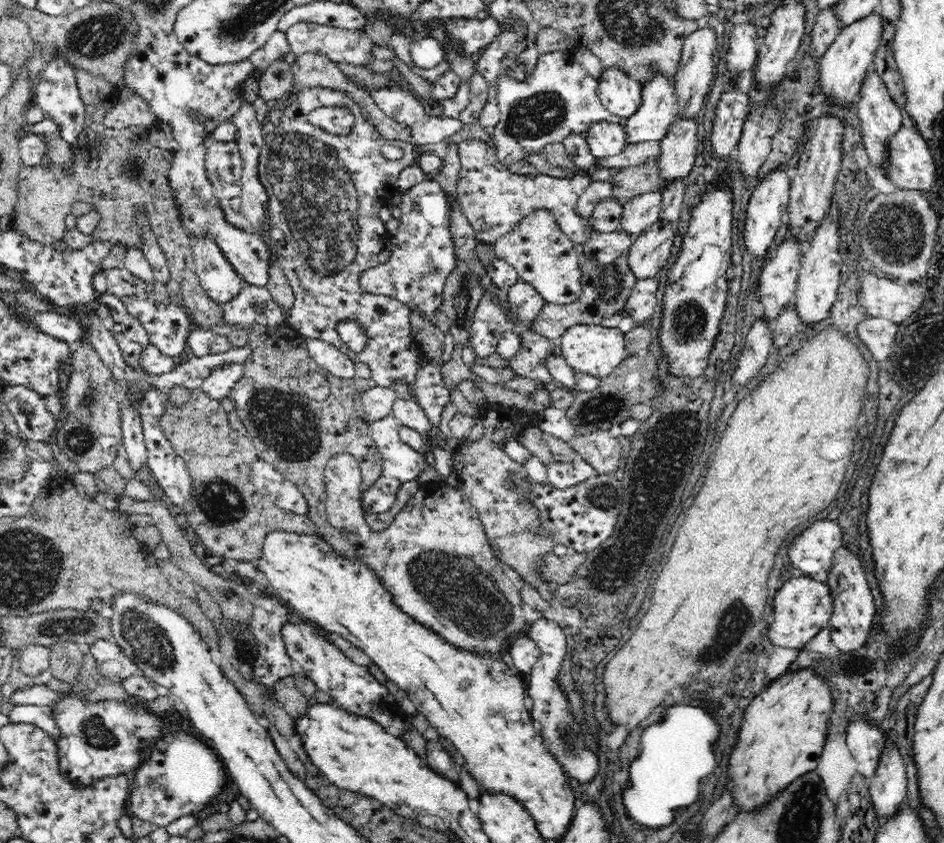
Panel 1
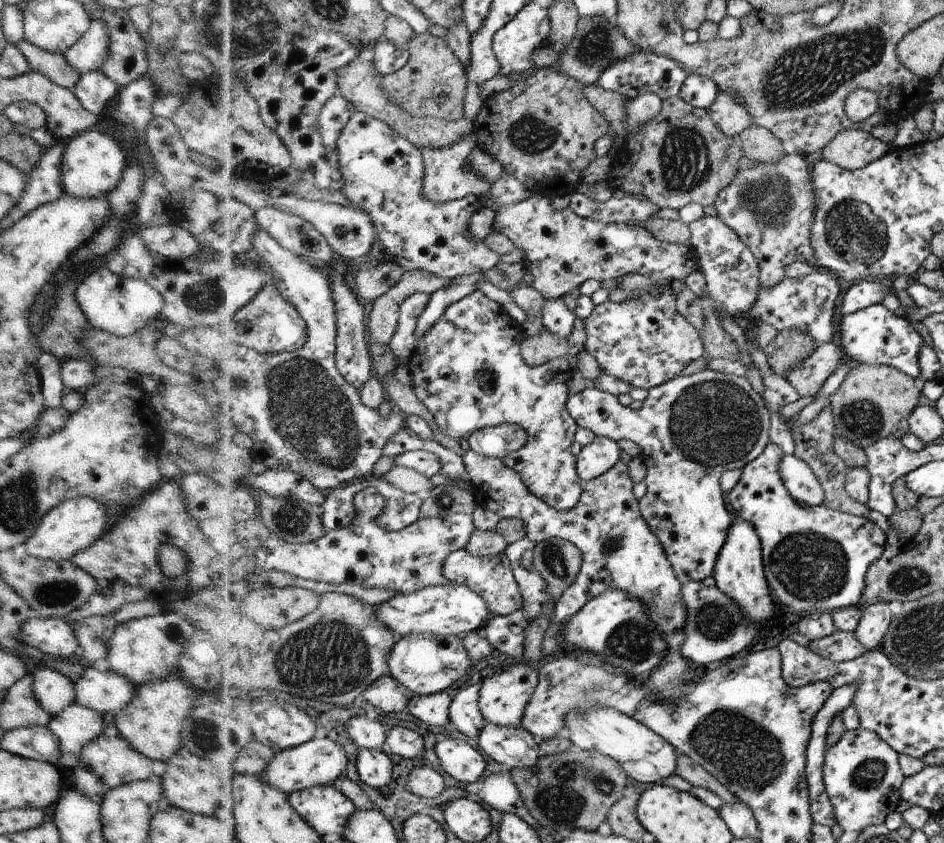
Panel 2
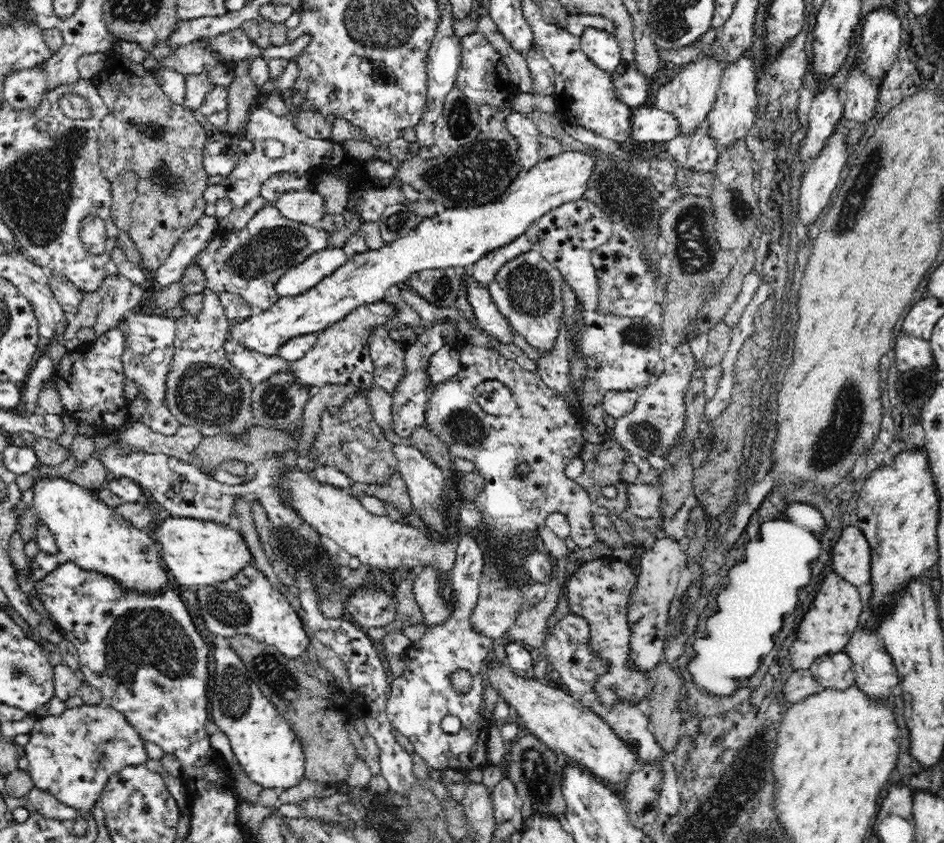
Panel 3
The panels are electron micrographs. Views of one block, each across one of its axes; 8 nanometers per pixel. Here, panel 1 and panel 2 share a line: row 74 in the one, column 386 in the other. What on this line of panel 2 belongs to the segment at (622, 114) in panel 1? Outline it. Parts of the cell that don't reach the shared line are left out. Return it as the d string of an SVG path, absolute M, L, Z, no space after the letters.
M460 583L431 586L413 593L399 594L378 606L377 617L400 637L414 633L464 637L474 629L482 628L491 615L484 598L467 584Z

